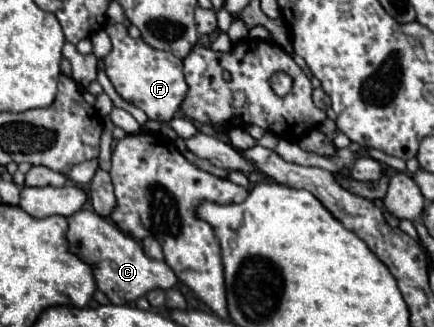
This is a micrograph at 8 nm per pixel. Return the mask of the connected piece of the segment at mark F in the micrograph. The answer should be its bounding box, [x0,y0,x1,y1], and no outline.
[105,25,187,121]

